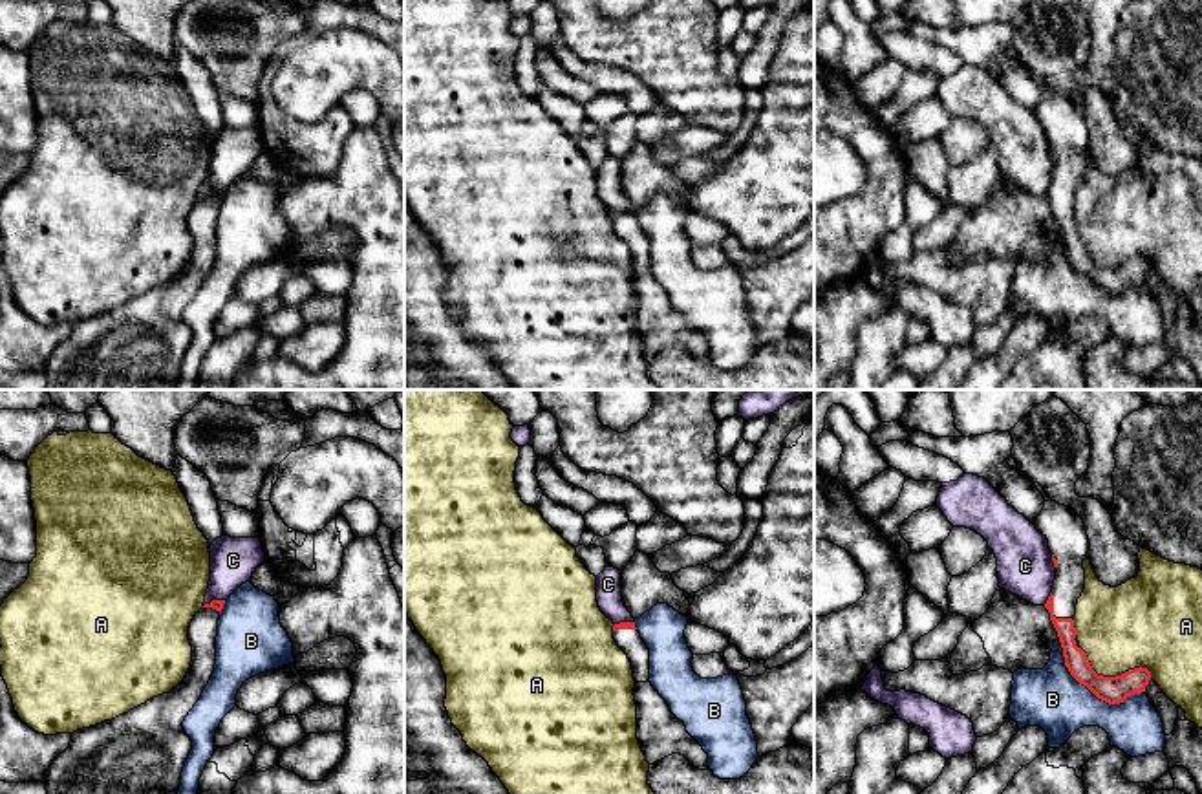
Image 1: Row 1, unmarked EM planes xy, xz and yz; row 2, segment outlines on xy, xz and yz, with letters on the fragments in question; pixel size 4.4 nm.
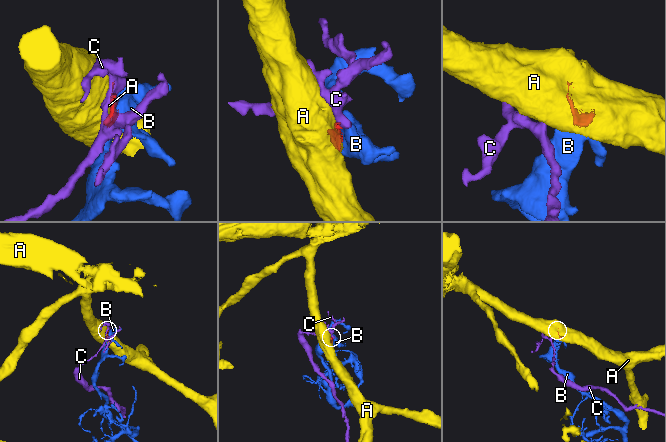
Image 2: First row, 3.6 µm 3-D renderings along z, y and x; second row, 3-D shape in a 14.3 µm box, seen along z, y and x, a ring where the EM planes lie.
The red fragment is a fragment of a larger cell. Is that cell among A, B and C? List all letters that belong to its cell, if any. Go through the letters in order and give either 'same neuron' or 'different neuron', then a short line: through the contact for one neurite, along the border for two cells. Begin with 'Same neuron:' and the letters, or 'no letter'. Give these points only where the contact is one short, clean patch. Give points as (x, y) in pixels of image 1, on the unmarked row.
Same neuron: no letter
A: different neuron
B: different neuron
C: different neuron | yz (1051, 182), (1043, 194)

